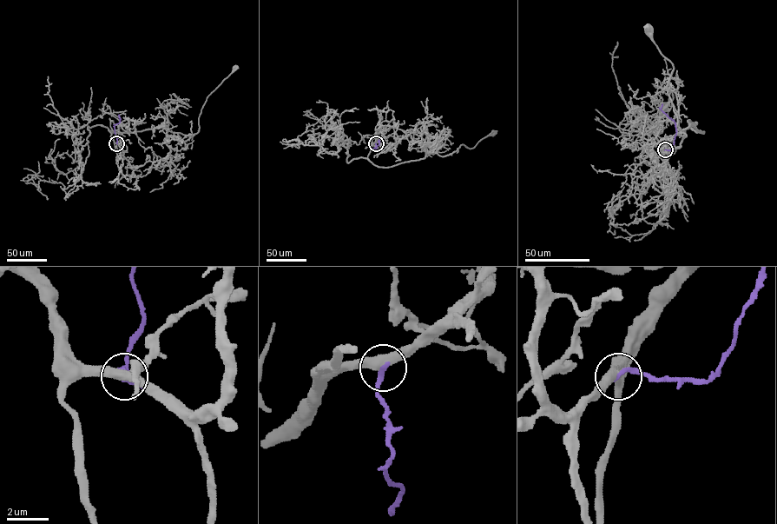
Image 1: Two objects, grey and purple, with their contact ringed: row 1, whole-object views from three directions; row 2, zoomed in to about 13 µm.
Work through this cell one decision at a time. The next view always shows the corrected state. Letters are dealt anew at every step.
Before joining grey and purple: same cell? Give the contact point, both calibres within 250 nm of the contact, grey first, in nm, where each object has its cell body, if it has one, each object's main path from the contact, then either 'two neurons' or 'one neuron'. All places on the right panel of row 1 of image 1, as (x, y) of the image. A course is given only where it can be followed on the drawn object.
at (665, 149); 440 nm thick on the grey side, 240 nm on the other; cell body of grey at (648, 28); no cell body on purple; grey runs (665, 149), (688, 128), (703, 132), (677, 132), (673, 64), (648, 29); purple runs (665, 149), (671, 148), (676, 130), (675, 122), (660, 109), (662, 103); two neurons

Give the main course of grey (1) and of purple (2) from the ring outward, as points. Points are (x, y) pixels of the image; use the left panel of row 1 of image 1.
1: (116, 143), (108, 129), (133, 132), (162, 128), (184, 135), (196, 133), (207, 97), (234, 69)
2: (116, 143), (115, 125), (120, 122), (119, 115)

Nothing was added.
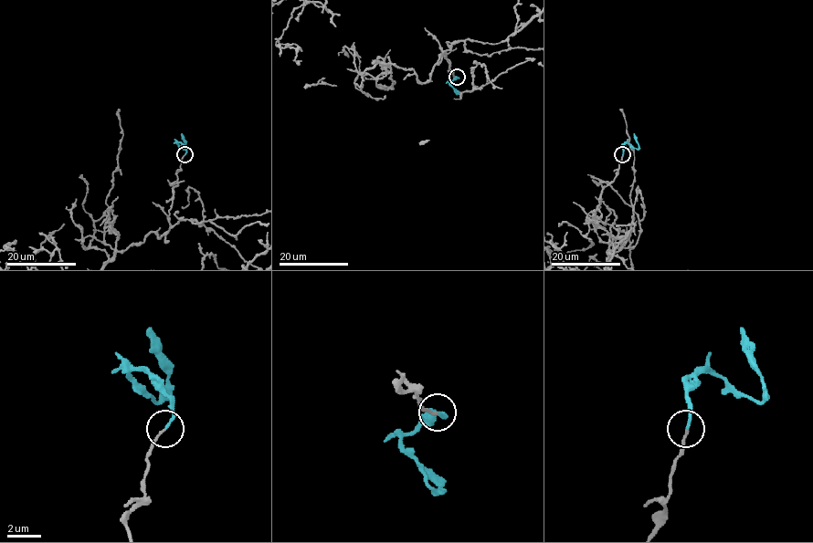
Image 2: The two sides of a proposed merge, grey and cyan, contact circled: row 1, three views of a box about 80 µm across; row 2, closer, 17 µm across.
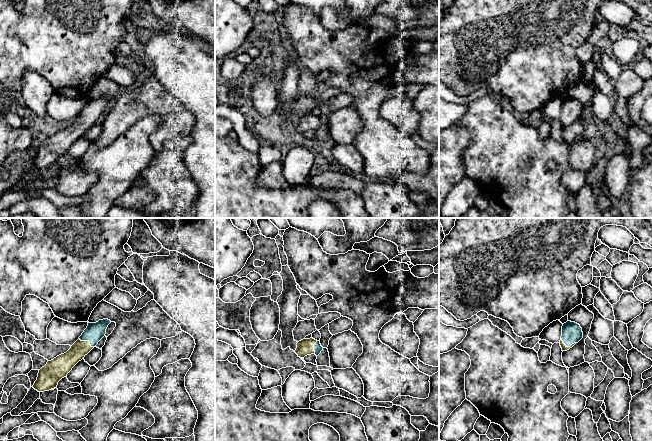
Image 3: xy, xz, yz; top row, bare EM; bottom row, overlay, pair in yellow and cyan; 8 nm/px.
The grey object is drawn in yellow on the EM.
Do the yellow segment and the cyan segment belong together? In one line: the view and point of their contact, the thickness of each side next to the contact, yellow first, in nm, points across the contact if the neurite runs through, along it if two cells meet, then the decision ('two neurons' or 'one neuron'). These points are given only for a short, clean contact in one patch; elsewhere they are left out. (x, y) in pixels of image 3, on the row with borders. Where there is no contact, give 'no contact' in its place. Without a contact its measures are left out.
meets yellow in xy at (87, 341); 150 nm thick on the yellow side, 150 nm on the other; runs through xy (65, 362), (87, 341), (94, 332); one neuron

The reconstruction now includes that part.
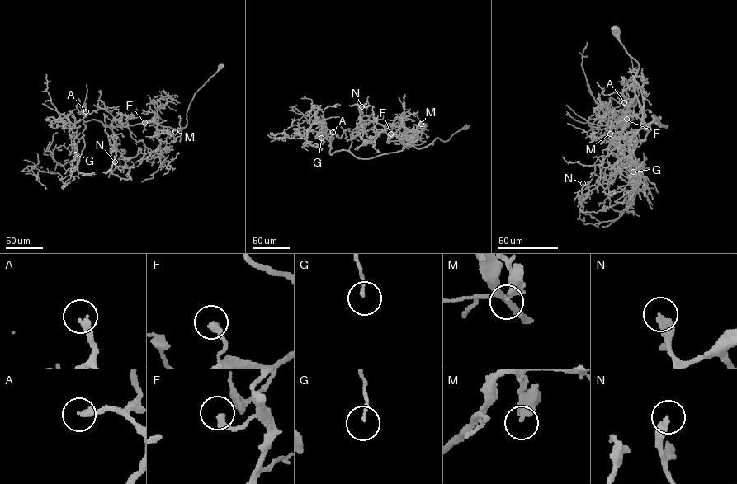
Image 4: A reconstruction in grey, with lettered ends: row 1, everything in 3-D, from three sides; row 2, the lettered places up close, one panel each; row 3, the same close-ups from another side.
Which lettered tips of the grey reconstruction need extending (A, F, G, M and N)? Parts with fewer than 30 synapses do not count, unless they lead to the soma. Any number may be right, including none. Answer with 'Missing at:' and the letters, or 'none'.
Missing at: A

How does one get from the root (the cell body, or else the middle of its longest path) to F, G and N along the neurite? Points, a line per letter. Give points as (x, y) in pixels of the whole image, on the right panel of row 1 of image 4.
F: (615, 30), (625, 51), (638, 63), (633, 87), (642, 113), (642, 126), (650, 129), (633, 114), (626, 119)
G: (615, 30), (638, 63), (642, 126), (667, 126), (653, 115), (660, 118), (632, 149), (633, 171)
N: (615, 30), (638, 63), (642, 126), (667, 126), (637, 131), (606, 188), (583, 183)

